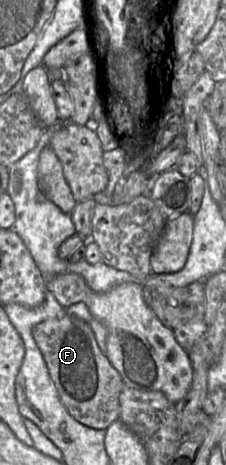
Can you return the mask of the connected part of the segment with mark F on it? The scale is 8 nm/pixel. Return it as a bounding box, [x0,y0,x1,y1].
[32,315,124,430]

